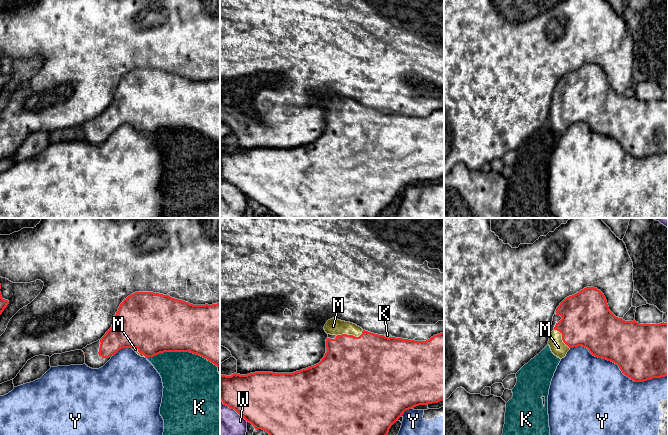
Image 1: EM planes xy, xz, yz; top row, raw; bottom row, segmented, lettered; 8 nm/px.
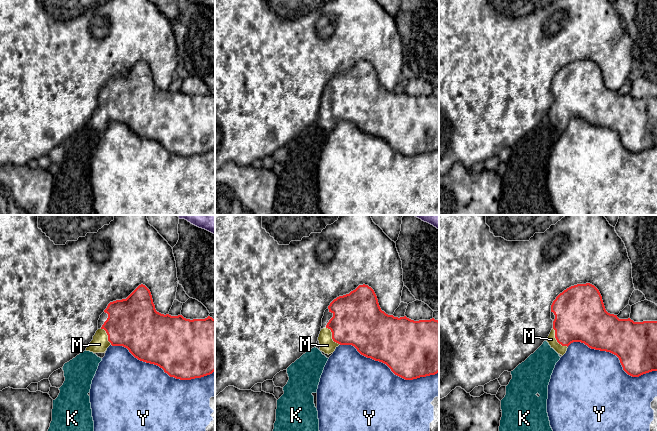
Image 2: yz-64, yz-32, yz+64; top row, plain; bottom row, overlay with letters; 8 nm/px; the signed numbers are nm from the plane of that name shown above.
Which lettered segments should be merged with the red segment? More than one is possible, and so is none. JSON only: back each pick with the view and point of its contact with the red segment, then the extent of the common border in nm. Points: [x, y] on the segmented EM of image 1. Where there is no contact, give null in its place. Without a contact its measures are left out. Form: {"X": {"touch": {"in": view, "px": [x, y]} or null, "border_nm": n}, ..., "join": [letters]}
{"M": {"touch": {"in": "xz", "px": [350, 335]}, "border_nm": 220}, "join": ["M"]}

